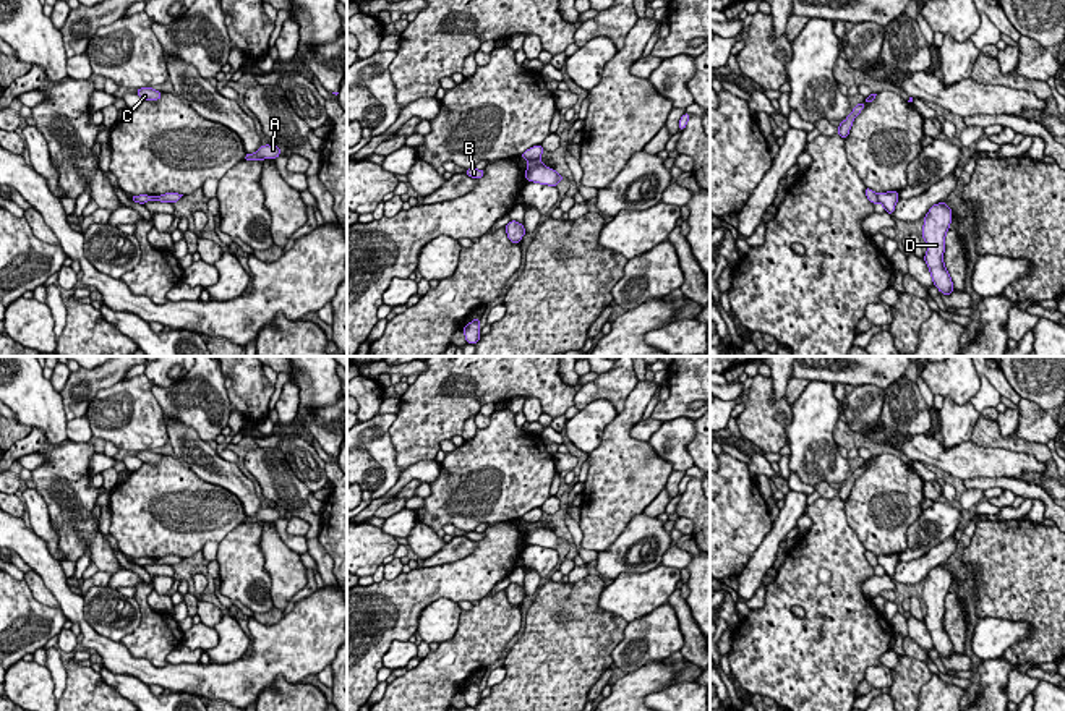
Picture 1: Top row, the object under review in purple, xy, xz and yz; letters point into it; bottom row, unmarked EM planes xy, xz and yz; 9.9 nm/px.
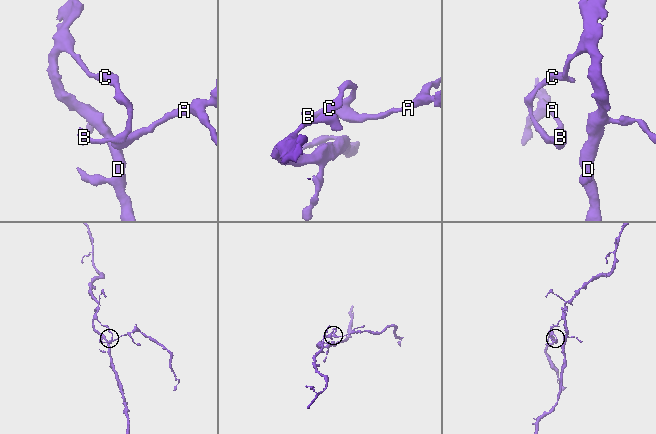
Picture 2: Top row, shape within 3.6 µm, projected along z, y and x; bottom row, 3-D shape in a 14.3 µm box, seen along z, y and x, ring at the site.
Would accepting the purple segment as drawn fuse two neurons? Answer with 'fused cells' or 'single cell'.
fused cells

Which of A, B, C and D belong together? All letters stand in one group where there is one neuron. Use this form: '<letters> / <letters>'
A / B C D

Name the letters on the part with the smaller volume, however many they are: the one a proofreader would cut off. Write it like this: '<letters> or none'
A

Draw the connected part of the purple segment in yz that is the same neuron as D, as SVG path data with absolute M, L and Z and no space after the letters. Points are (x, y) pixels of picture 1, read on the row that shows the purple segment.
M945 202L934 204L924 217L922 238L927 243L924 261L934 285L943 295L953 293L953 282L943 264L945 235L952 224L952 209Z

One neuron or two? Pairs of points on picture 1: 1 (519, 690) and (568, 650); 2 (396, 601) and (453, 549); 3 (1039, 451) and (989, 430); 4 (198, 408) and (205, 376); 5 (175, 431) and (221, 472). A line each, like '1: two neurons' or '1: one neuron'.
1: one neuron
2: two neurons
3: one neuron
4: one neuron
5: one neuron

